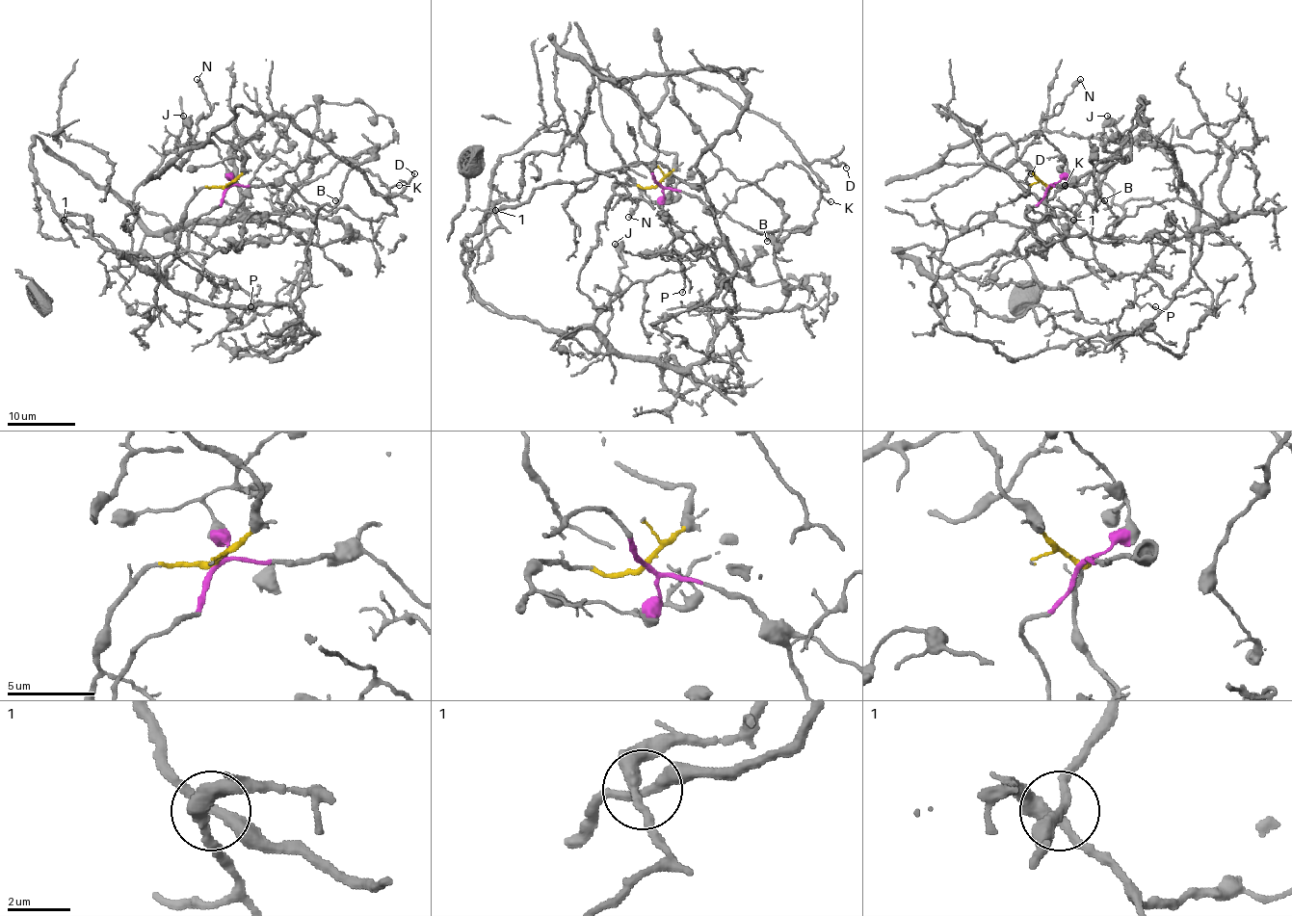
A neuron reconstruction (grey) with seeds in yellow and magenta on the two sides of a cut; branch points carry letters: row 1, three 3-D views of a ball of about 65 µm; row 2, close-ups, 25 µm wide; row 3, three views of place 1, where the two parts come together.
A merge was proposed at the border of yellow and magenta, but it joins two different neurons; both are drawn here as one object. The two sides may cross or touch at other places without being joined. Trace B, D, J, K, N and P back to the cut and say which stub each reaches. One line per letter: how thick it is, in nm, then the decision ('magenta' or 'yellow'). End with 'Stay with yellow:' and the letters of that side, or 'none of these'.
B: 130 nm thick; magenta
D: 100 nm thick; yellow
J: 420 nm thick; magenta
K: 100 nm thick; yellow
N: 280 nm thick; yellow
P: 100 nm thick; magenta
Stay with yellow: D, K, N

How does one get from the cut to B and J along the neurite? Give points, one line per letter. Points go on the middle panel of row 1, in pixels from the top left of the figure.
B: (659, 185), (697, 195), (707, 205), (758, 232), (768, 234), (767, 241)
J: (659, 185), (632, 163), (539, 187), (487, 212), (463, 272), (491, 307), (593, 353), (616, 245)

